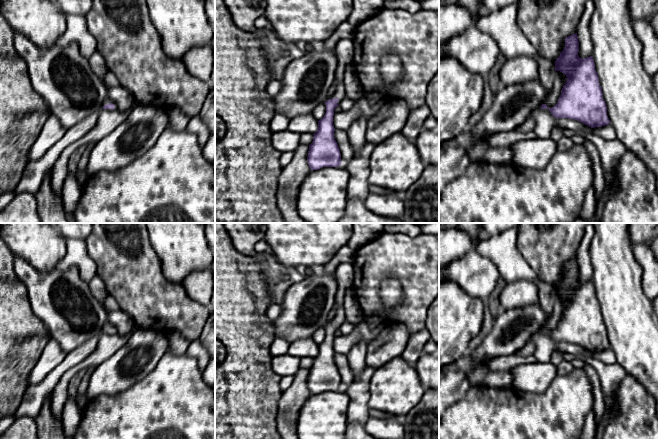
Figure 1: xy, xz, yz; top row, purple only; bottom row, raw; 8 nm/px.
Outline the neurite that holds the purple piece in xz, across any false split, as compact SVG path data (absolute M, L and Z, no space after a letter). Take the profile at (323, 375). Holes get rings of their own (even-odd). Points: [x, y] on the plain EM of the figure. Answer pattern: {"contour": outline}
{"contour": "M353 263L338 264L334 271L334 277L337 282L337 292L333 308L335 313L333 319L325 326L326 337L318 345L318 353L313 358L313 365L309 369L307 385L312 395L322 391L338 391L341 389L340 373L334 362L333 340L335 332L345 321L345 311L342 307L342 302L344 301L346 291L352 288L353 285Z"}

